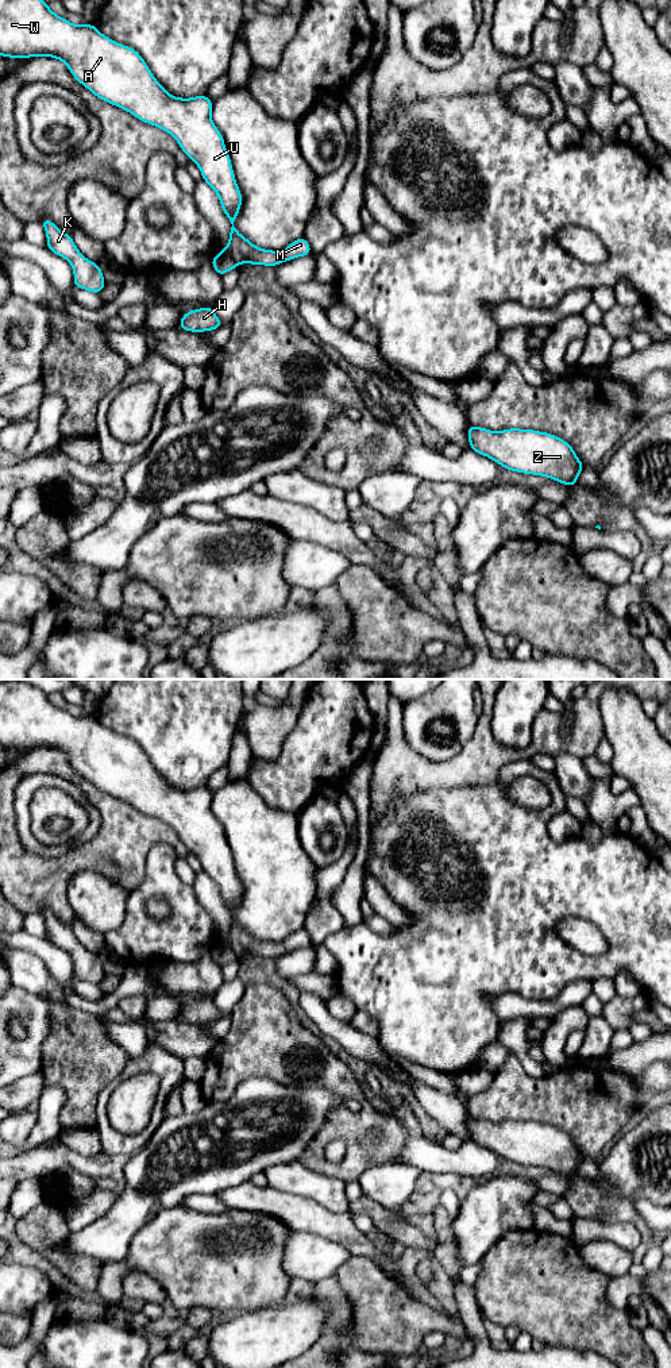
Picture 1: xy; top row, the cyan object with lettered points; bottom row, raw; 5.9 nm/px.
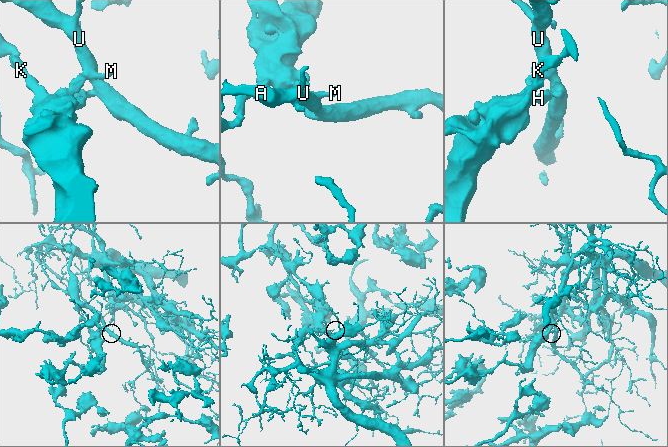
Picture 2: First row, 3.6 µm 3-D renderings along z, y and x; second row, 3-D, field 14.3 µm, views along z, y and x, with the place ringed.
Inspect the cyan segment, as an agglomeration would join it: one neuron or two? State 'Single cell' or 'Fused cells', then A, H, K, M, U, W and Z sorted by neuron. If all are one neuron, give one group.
Fused cells. Groups: A M U W Z / H K

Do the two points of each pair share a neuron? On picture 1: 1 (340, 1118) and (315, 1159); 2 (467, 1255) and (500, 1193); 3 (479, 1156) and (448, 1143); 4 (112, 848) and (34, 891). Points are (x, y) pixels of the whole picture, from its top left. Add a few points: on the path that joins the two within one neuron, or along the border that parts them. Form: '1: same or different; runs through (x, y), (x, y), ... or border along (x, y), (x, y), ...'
1: same; runs through (331, 1128), (316, 1149)
2: same; runs through (471, 1240), (485, 1216), (493, 1207)
3: different; border along (465, 1141), (455, 1149), (447, 1149), (442, 1145)
4: same; runs through (93, 855), (74, 859), (53, 874)

